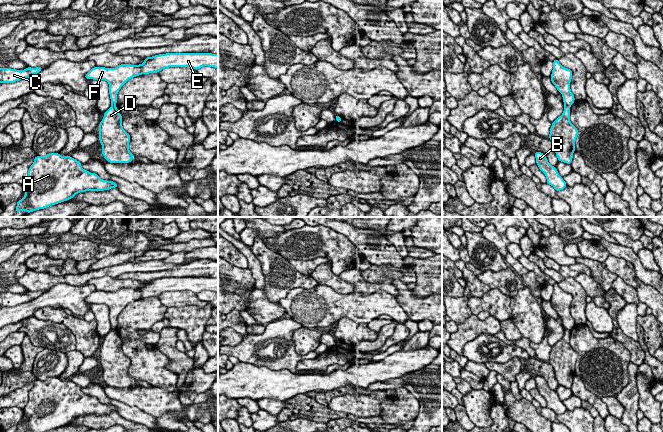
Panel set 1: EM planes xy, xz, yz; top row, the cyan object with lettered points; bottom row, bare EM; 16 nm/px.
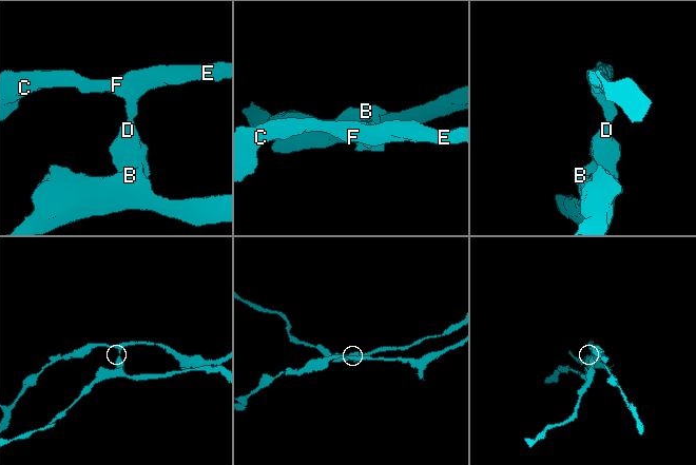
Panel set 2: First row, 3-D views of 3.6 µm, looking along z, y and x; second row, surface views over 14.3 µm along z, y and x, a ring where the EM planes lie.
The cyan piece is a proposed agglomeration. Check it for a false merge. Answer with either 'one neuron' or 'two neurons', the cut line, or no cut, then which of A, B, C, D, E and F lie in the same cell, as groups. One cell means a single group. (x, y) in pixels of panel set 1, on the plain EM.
two neurons; cut in yz along (565, 328), (569, 330); A B D / C E F

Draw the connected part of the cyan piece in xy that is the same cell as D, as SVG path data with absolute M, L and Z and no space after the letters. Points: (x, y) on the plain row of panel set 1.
M116 329L104 336L99 348L99 364L103 381L110 387L130 387L133 378L129 375L130 358L122 350L122 340Z

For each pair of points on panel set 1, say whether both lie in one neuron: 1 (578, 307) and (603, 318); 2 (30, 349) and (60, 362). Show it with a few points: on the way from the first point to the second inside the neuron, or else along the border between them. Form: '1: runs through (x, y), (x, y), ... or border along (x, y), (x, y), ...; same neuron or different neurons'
1: border along (585, 303), (585, 318), (587, 320); different neurons
2: border along (43, 348), (34, 360), (33, 375); different neurons

